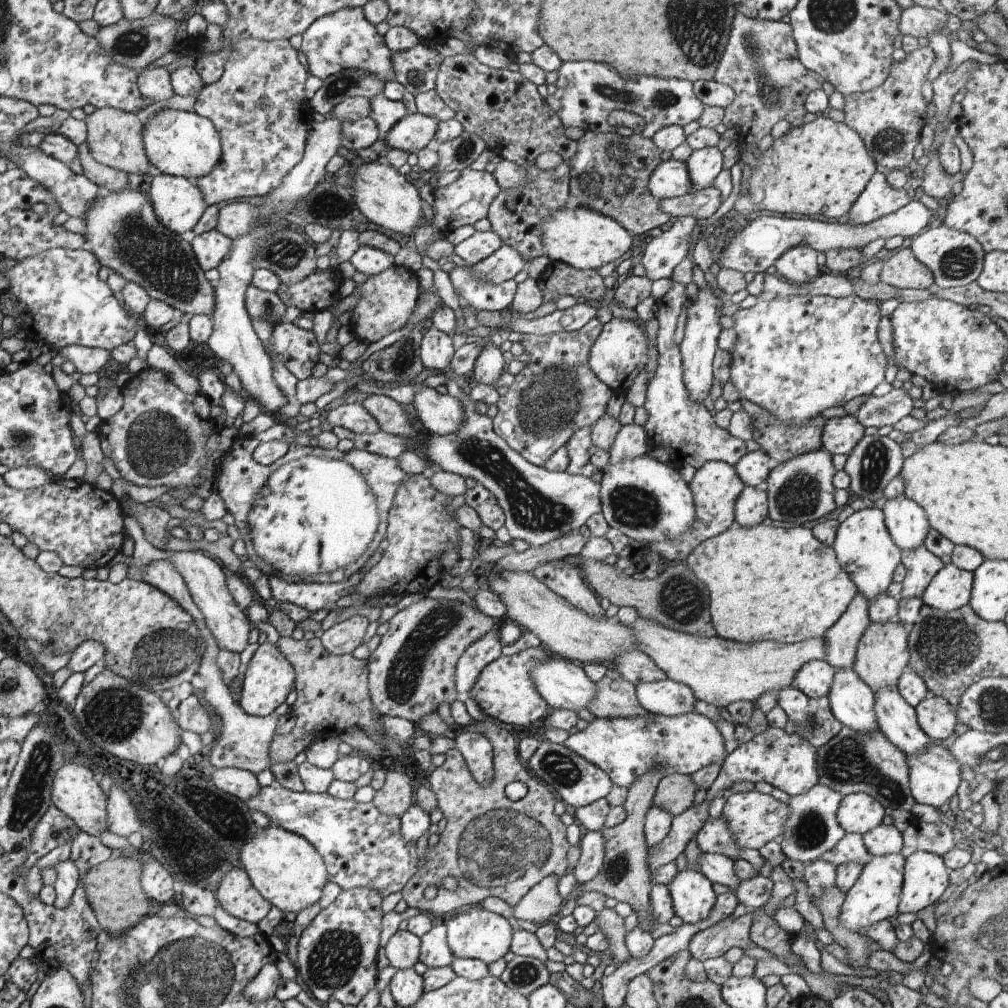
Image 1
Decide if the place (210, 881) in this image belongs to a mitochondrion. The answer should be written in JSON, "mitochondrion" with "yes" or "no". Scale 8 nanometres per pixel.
{"mitochondrion":"no"}

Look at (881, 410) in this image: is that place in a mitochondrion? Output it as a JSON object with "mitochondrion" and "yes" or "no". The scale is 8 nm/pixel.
{"mitochondrion":"yes"}

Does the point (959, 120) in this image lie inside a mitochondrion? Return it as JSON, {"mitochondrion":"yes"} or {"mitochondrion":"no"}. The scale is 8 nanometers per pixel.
{"mitochondrion":"no"}

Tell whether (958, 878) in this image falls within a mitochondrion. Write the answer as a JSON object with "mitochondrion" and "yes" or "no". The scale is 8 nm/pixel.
{"mitochondrion":"no"}

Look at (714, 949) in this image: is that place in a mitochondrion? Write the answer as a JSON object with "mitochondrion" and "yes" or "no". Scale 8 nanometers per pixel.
{"mitochondrion":"no"}

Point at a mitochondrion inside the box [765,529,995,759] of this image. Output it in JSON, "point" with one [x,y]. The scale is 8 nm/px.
{"point":[947,645]}

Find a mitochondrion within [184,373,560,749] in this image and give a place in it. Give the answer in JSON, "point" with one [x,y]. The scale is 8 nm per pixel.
{"point":[409,667]}

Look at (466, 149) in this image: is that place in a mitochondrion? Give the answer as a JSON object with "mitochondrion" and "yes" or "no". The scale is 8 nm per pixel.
{"mitochondrion":"yes"}

